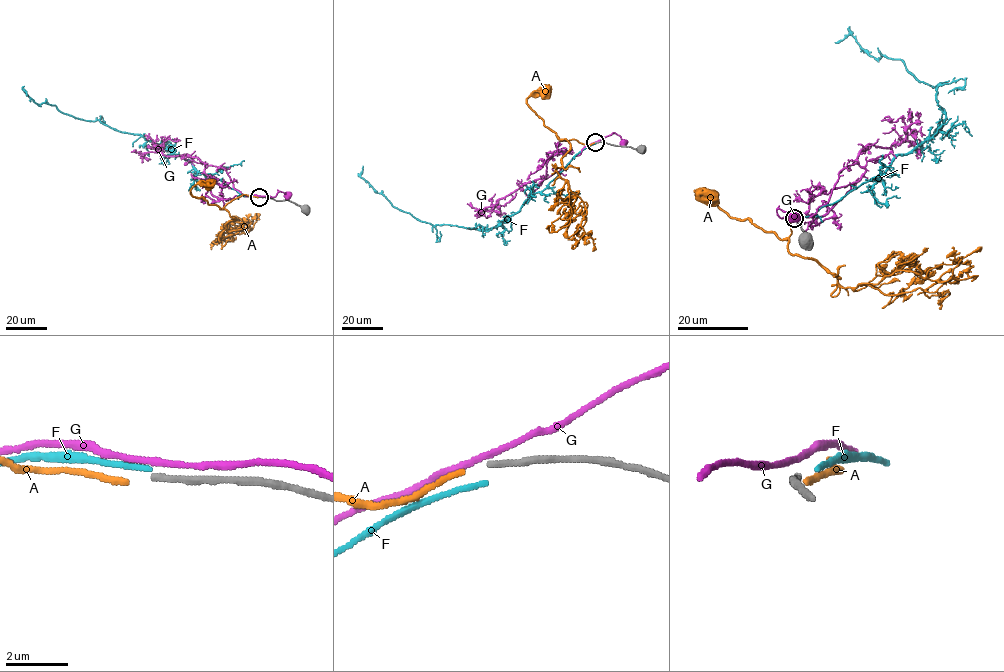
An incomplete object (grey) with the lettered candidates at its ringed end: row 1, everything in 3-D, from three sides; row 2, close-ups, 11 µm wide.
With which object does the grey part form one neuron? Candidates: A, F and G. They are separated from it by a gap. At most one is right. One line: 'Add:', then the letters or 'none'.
Add: none

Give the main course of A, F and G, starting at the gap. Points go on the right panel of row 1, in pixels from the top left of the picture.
A: (794, 218), (791, 233), (781, 239), (747, 218), (732, 218), (711, 196)
F: (796, 217), (878, 178), (945, 118), (938, 85), (919, 81), (900, 59), (874, 58), (853, 36), (835, 42)
G: (793, 216), (781, 218), (776, 210), (793, 215)

